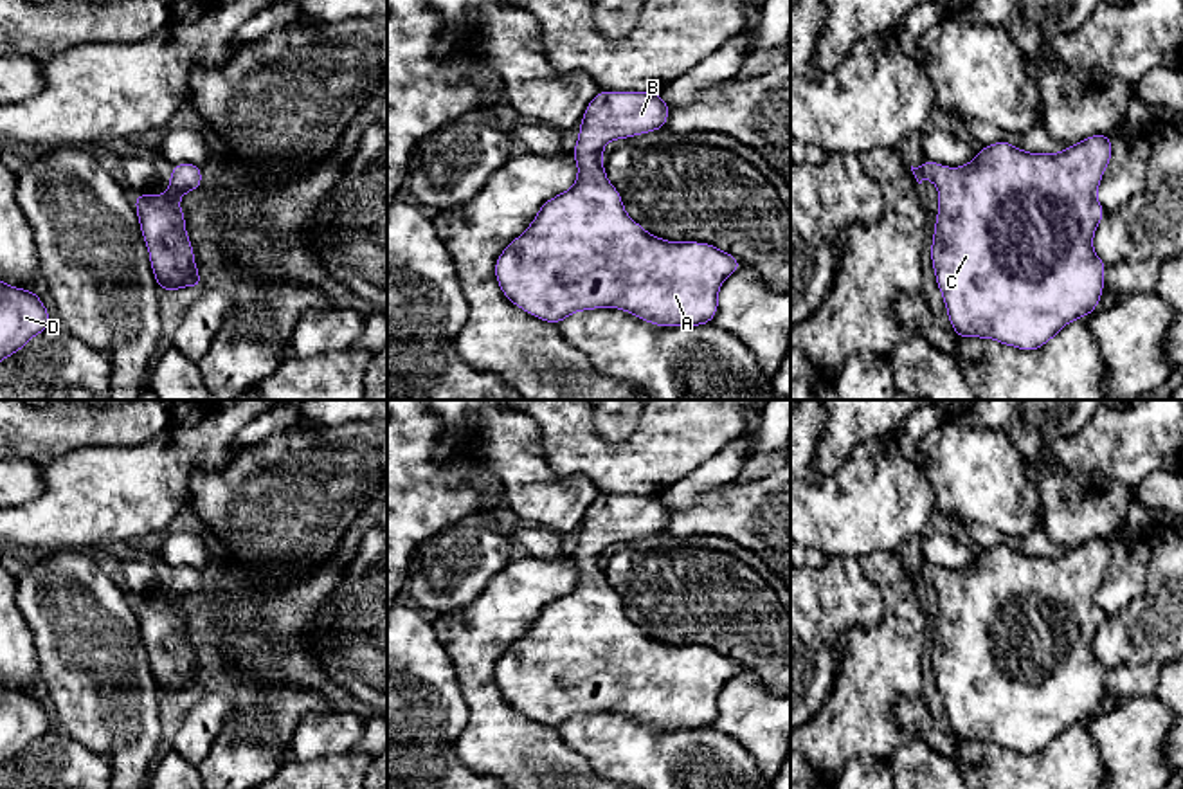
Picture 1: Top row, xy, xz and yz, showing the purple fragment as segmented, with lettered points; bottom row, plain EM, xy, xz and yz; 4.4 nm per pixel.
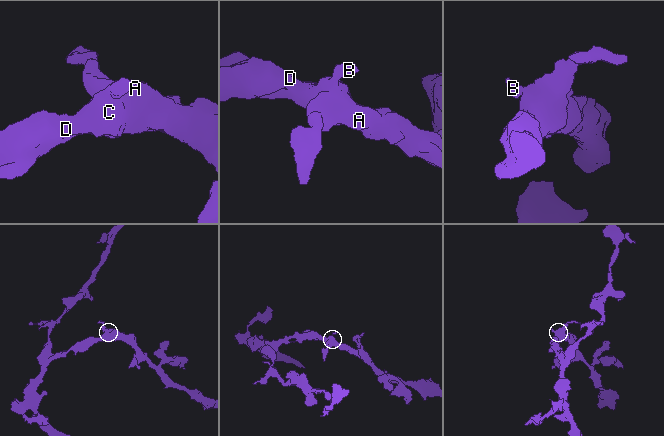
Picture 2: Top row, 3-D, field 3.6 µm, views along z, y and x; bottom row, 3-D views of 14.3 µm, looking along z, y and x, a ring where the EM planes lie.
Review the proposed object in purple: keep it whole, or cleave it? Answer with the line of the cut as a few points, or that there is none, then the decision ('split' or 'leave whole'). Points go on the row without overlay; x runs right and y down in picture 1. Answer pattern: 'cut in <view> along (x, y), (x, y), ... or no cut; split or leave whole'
no cut; leave whole

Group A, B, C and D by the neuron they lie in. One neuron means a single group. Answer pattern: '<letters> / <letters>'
A B C D

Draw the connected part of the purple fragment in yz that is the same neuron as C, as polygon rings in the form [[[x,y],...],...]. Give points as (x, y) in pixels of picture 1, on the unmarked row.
[[[1097,537],[1061,557],[1028,557],[999,544],[981,551],[972,566],[960,571],[947,571],[933,564],[918,571],[911,569],[918,587],[929,582],[938,593],[940,612],[936,614],[931,667],[958,742],[994,742],[1003,749],[1034,755],[1071,724],[1095,715],[1107,672],[1093,654],[1095,634],[1106,618],[1097,594],[1111,558],[1111,539]]]

